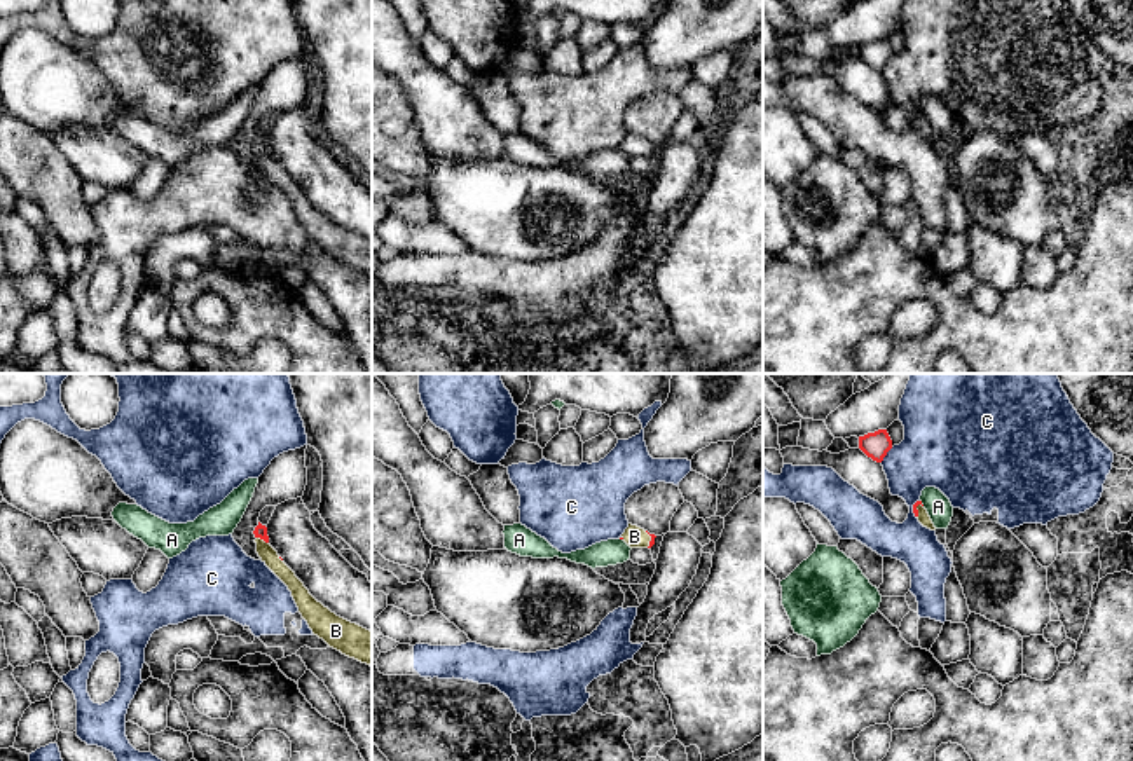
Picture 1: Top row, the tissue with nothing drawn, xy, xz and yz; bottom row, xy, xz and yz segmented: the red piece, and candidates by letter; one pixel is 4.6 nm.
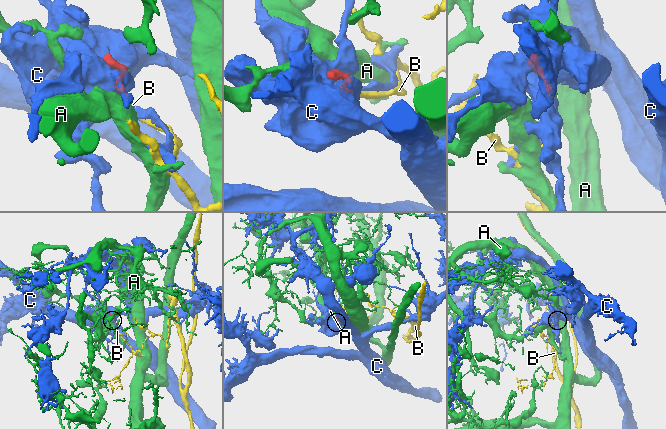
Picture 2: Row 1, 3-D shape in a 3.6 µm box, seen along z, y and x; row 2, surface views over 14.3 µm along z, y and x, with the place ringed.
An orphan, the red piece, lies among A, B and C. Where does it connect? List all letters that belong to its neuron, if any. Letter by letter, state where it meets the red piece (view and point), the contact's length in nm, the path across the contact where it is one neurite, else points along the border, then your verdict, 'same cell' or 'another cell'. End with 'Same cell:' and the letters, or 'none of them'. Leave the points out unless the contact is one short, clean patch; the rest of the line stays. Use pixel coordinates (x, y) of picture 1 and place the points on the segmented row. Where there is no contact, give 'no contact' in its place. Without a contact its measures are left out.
A: yz (920, 503) | 40 nm | along yz (920, 500), (924, 505) | another cell
B: xy (262, 538) | 70 nm | across xy (260, 531), (262, 538), (266, 552) | same cell
C: yz (885, 454) | 90 nm | another cell
Same cell: B

